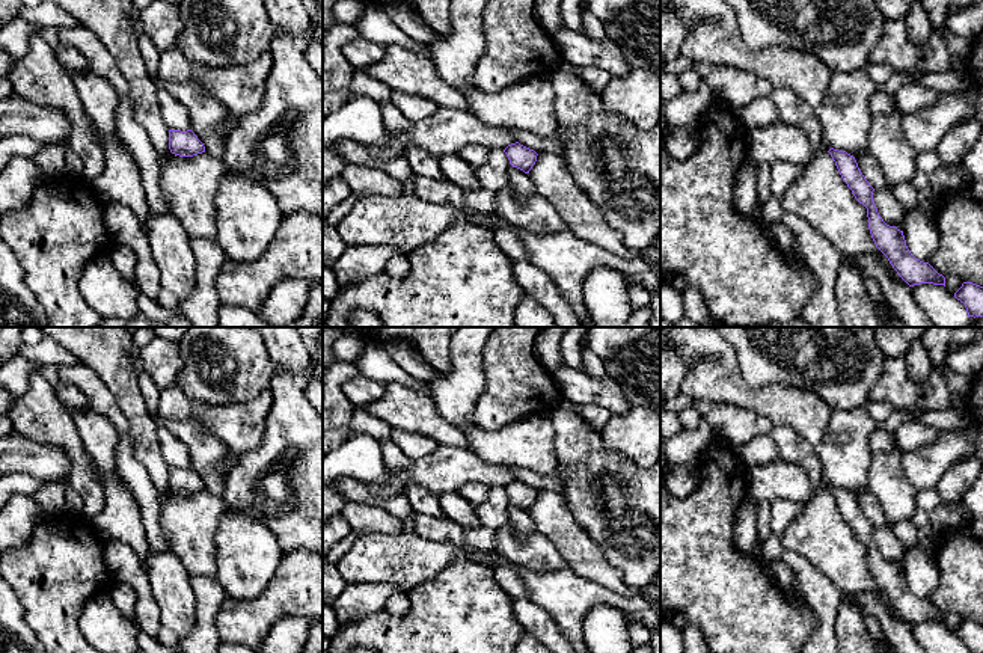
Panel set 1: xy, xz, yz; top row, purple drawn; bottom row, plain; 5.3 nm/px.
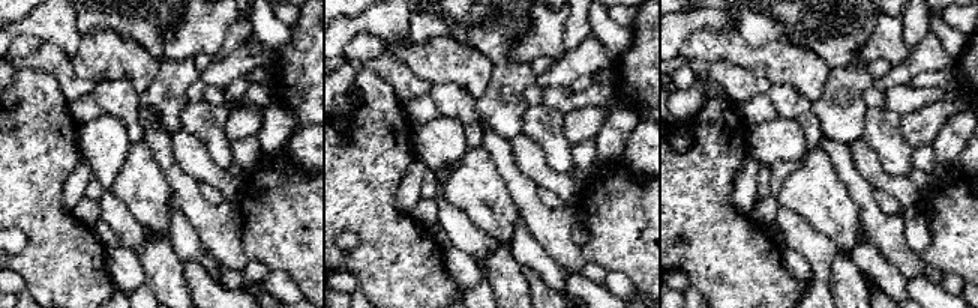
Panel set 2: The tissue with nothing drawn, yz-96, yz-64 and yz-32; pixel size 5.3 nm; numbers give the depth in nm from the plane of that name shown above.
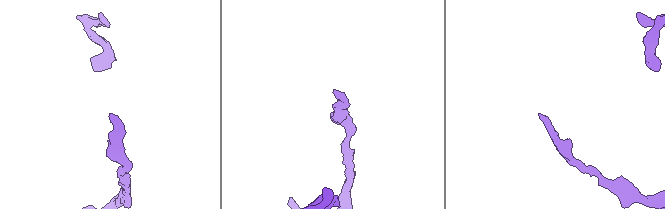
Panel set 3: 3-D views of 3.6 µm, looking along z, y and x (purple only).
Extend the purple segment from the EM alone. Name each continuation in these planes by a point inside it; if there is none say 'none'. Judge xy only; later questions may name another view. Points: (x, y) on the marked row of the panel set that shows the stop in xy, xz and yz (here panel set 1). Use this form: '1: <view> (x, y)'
none

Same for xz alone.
none

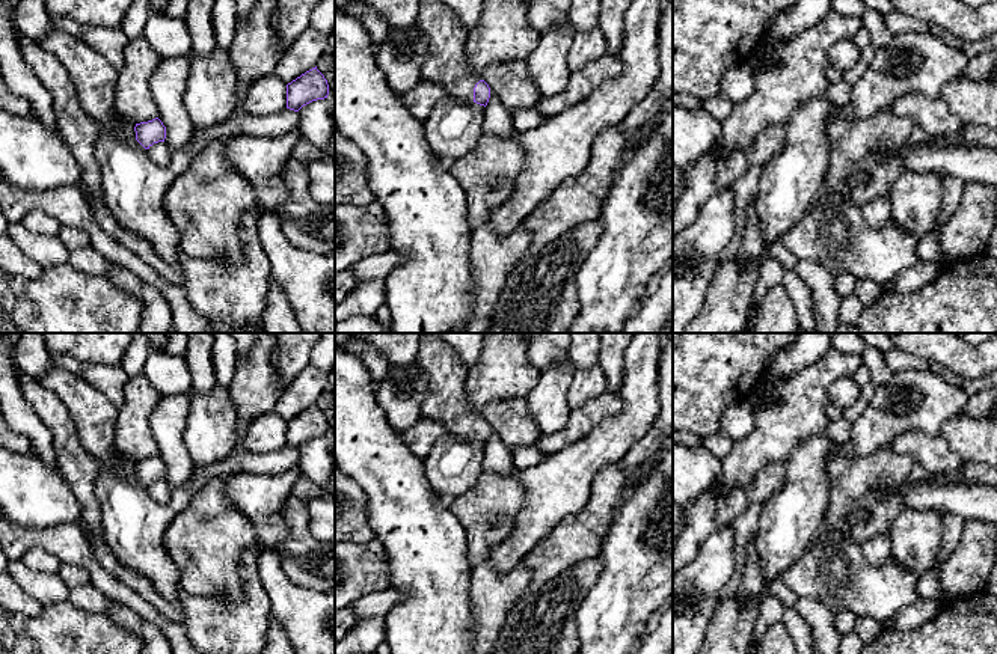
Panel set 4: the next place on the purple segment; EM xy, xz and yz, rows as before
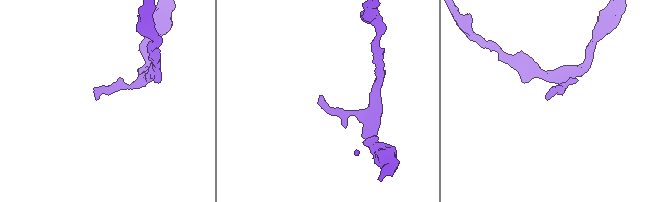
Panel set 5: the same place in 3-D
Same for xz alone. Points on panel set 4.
1: xz (447, 64)

